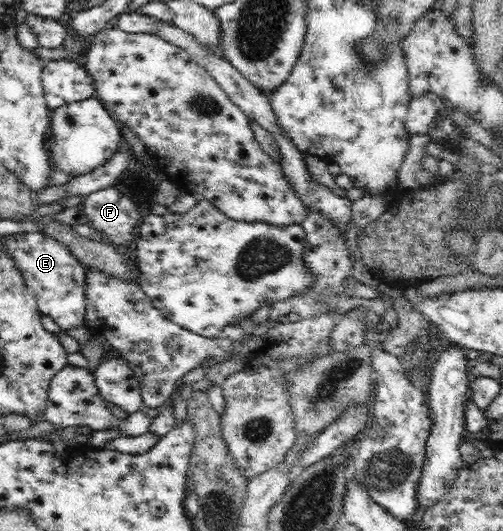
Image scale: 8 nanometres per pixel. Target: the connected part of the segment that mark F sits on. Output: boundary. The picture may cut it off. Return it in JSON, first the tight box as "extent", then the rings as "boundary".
{"extent":[83,185,142,247],"boundary":[[[113,185],[86,196],[83,212],[89,221],[88,226],[111,240],[111,244],[129,247],[136,239],[142,217],[136,205],[131,203]]]}

